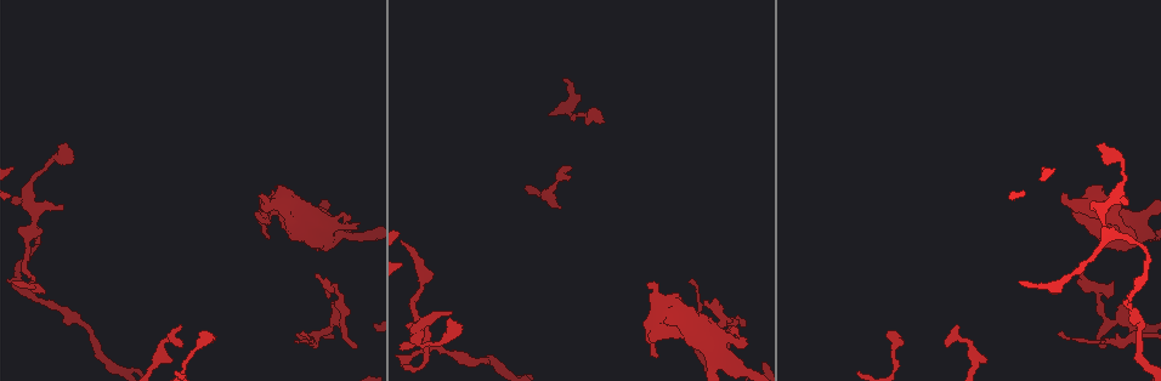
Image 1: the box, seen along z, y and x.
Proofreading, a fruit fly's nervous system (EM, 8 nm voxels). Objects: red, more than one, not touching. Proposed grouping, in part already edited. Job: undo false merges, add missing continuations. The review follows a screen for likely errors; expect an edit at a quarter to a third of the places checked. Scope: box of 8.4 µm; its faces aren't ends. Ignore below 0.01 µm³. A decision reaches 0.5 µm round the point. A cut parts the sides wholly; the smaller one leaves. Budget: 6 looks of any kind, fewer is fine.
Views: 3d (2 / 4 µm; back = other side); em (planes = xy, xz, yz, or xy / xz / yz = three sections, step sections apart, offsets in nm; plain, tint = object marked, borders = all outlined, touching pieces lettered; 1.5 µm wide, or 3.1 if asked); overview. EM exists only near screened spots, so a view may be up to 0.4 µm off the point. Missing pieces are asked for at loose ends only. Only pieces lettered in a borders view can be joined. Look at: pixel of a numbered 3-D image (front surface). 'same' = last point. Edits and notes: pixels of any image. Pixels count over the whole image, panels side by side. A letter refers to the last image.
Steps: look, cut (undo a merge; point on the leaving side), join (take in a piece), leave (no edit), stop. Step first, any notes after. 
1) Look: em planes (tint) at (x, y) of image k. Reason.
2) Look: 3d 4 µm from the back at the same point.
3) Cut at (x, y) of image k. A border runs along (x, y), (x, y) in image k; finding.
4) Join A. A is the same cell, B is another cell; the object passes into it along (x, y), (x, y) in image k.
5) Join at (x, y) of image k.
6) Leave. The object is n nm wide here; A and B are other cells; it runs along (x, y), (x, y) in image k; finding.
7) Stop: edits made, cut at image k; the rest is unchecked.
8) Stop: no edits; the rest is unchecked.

Look: em xz step 4 (borders) at (269, 239) of image 1. Free end.

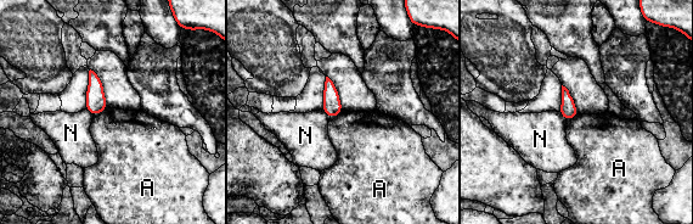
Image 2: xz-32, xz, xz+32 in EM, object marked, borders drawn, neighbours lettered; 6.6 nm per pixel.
Look: em planes (borders) at the same point.

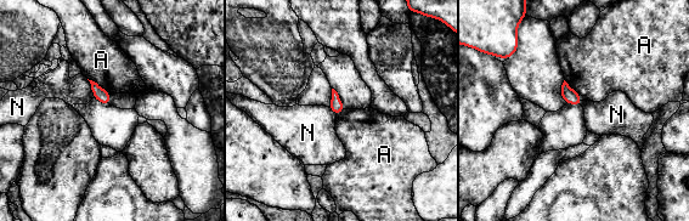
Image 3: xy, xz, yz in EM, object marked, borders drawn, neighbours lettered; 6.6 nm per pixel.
Leave. The longest contact is with A, 190 nm; A and N are other cells; a border runs along (86, 79), (94, 97) in image 3; none of them fits.

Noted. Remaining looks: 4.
Look: em planes (borders) at (1060, 196) of image 1. Free end.

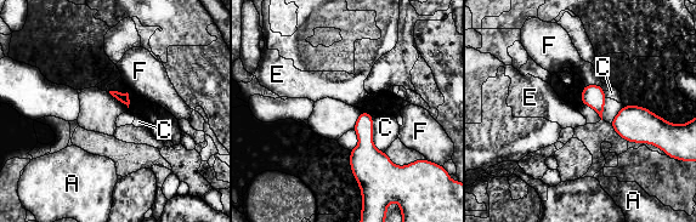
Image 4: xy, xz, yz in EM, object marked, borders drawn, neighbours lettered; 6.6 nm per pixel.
Leave. A, C, E and F are other cells; none of them fits.

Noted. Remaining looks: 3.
Look: em planes (borders) at (63, 207) of image 1. An open end.

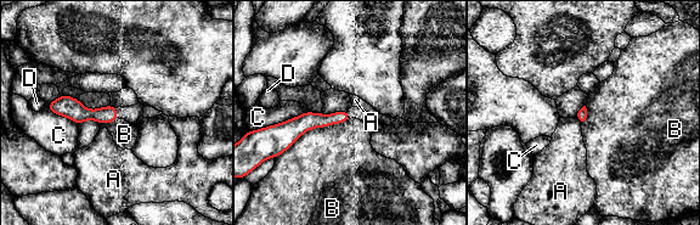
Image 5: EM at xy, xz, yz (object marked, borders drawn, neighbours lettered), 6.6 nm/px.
Leave. The longest contact is with B, 550 nm; A, B, C and D are other cells; a border runs along (349, 118), (308, 129), (276, 158) in image 5; no lettered piece goes on from it.

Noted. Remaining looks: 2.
Stop: no edits; the rest is unchecked.

